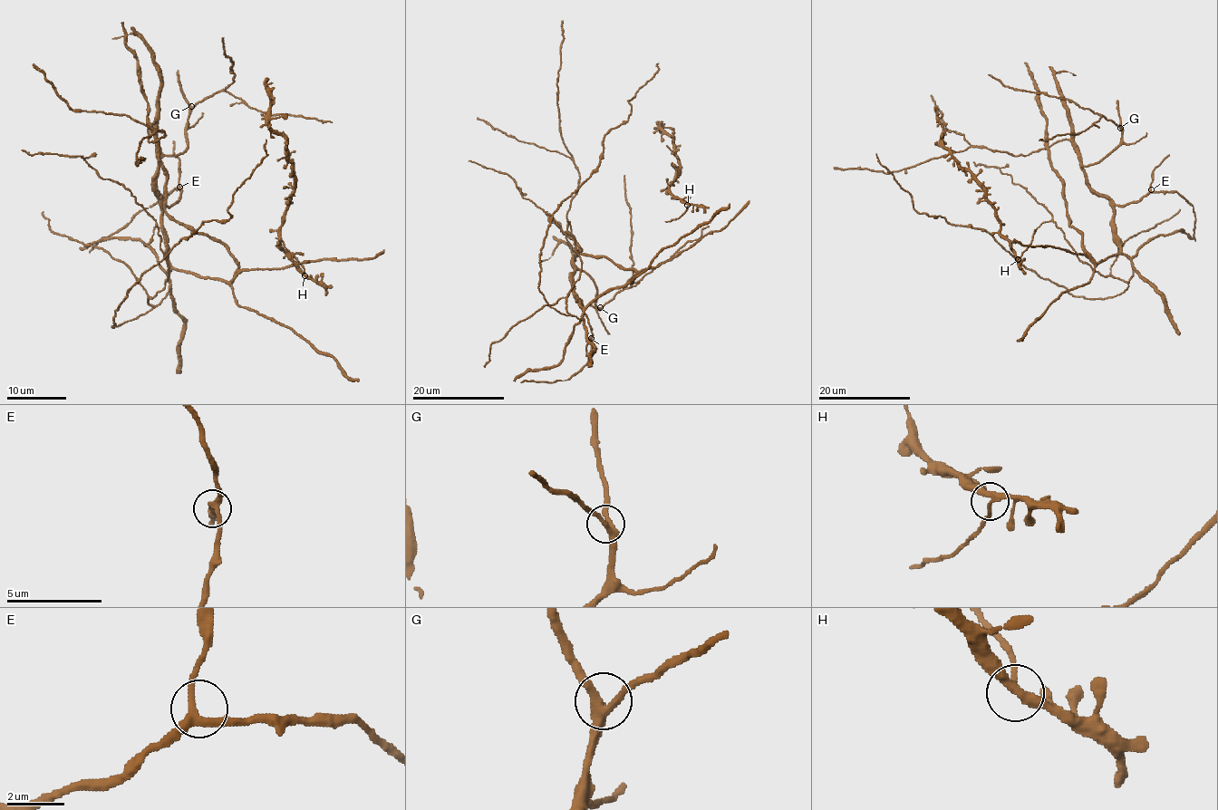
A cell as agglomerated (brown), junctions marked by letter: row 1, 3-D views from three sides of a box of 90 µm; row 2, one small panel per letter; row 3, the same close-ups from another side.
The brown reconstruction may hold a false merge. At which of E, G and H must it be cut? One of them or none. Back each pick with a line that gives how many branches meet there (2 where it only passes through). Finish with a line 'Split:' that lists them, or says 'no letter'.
H: Branches: 3
Split: H

